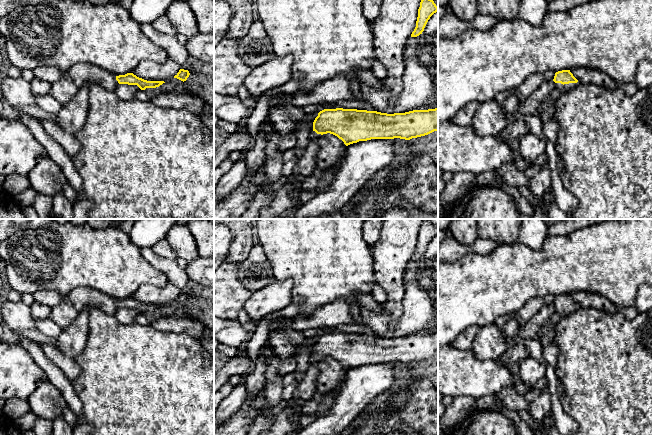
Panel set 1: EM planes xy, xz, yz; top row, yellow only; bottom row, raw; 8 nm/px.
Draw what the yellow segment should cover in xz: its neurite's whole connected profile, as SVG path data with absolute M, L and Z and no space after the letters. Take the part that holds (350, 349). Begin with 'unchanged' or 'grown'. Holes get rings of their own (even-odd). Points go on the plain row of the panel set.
grown | M438 331L394 338L336 332L318 337L310 362L330 357L348 370L371 363L410 364L434 355L438 355Z

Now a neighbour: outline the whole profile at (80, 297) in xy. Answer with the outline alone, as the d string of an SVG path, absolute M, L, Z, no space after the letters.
M84 286L74 289L64 298L68 299L79 313L87 305L98 307L110 316L114 316L119 309L114 298Z

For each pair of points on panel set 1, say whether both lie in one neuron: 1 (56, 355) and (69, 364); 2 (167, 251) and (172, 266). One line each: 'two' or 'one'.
1: one
2: two

